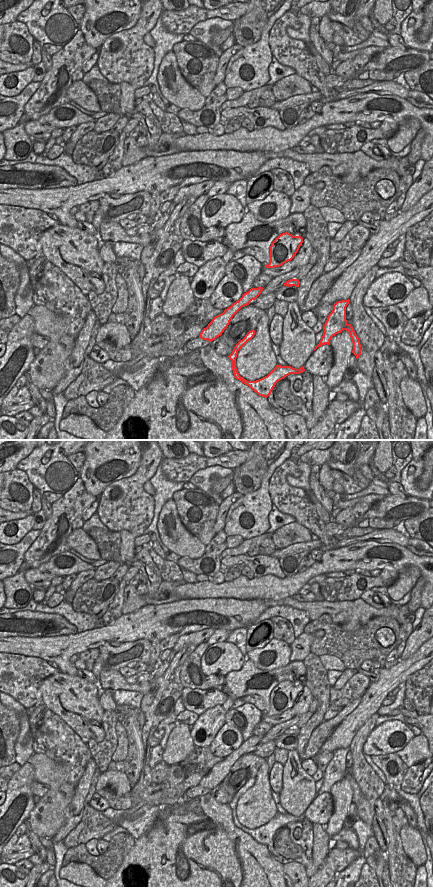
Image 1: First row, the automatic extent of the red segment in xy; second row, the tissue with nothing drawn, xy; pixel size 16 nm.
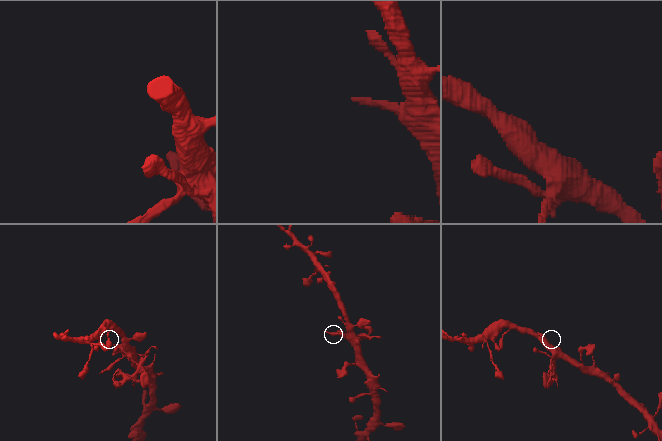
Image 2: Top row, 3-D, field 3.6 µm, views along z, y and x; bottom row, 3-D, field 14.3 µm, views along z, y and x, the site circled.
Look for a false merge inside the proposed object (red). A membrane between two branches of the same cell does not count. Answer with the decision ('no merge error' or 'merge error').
merge error

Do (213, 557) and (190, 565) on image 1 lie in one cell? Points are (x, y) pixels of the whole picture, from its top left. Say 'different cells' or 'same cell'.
same cell

